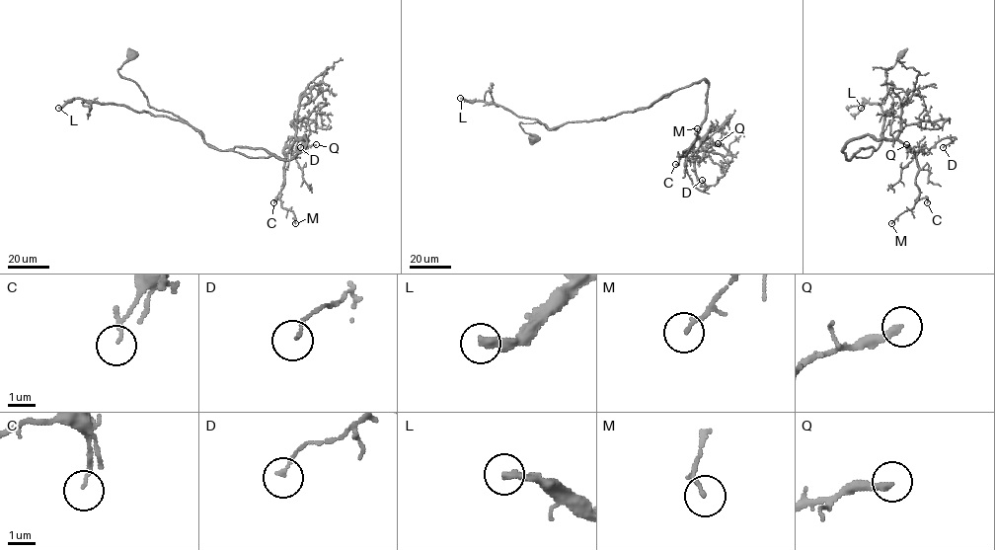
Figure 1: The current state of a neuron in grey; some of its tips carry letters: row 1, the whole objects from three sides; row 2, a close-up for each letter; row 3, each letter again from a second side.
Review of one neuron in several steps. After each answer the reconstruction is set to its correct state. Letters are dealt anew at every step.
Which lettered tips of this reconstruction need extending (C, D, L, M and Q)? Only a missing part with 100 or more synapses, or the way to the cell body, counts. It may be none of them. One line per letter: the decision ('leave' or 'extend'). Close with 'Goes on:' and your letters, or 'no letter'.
C: leave
D: leave
L: extend
M: leave
Q: leave
Goes on: L

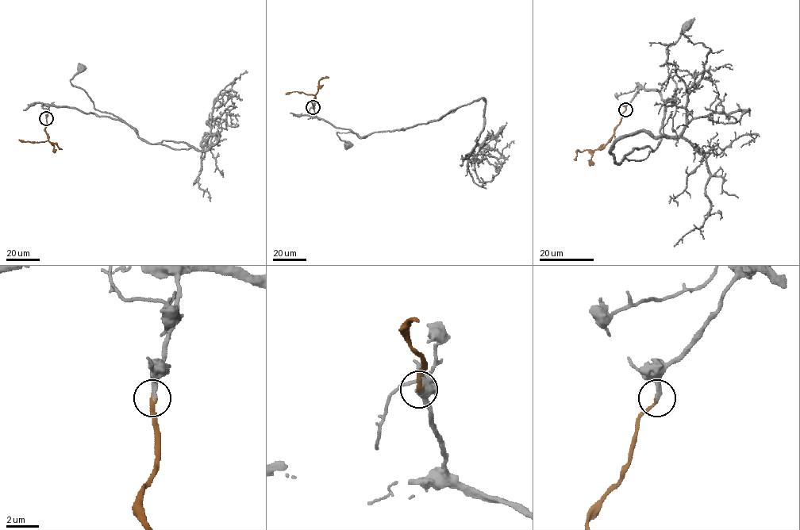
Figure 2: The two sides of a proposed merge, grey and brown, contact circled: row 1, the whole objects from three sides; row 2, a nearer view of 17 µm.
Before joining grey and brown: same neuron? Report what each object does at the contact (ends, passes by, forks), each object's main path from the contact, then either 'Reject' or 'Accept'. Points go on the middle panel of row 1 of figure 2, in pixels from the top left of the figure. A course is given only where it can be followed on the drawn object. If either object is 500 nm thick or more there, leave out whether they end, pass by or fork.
At the ring grey ends. At the ring brown ends. Course of grey: (313, 107), (316, 117), (360, 138), (390, 131), (362, 138), (337, 132), (348, 144). Course of brown: (313, 107), (314, 95), (297, 91), (286, 94). Accept

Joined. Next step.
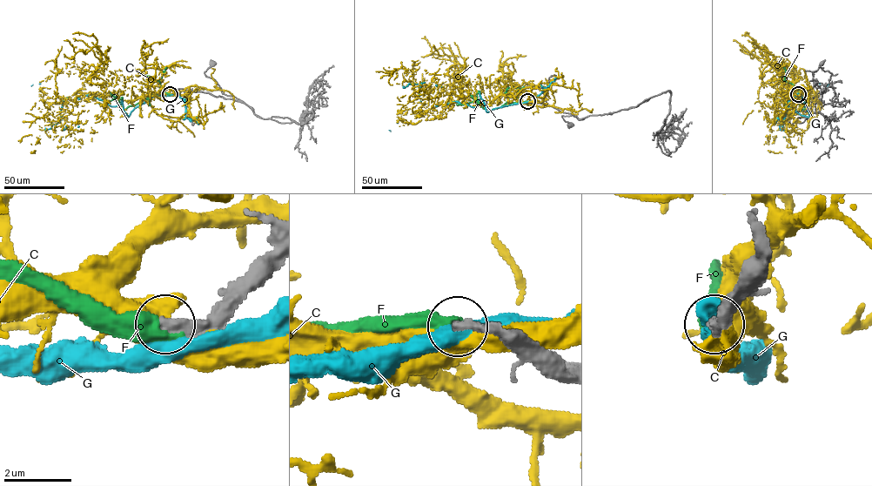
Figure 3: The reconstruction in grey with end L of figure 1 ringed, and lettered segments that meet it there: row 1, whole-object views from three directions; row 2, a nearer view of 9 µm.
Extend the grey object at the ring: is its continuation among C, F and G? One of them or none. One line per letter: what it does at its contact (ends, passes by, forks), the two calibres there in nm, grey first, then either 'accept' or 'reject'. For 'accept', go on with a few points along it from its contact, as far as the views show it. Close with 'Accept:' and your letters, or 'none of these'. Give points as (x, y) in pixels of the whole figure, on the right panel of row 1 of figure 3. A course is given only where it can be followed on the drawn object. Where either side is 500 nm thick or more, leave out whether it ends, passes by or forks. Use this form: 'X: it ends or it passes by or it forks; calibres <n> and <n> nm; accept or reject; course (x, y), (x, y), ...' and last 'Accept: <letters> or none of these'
C: calibres 460 and 600 nm; reject
F: it ends; calibres 360 and 480 nm; accept; course (798, 94), (807, 105), (801, 111), (798, 97), (801, 103)
G: it passes by; calibres 440 and 440 nm; reject
Accept: F

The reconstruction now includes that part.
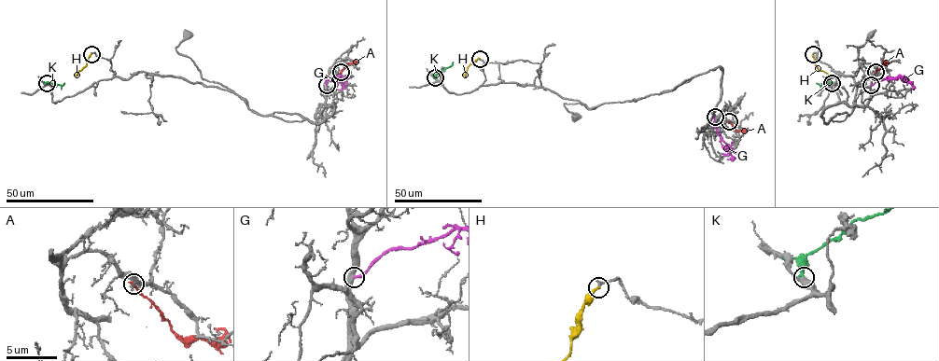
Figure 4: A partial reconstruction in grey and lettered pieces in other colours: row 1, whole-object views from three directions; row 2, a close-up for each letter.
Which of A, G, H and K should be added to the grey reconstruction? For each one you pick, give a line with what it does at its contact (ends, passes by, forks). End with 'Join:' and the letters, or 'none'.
H: it ends
Join: H

